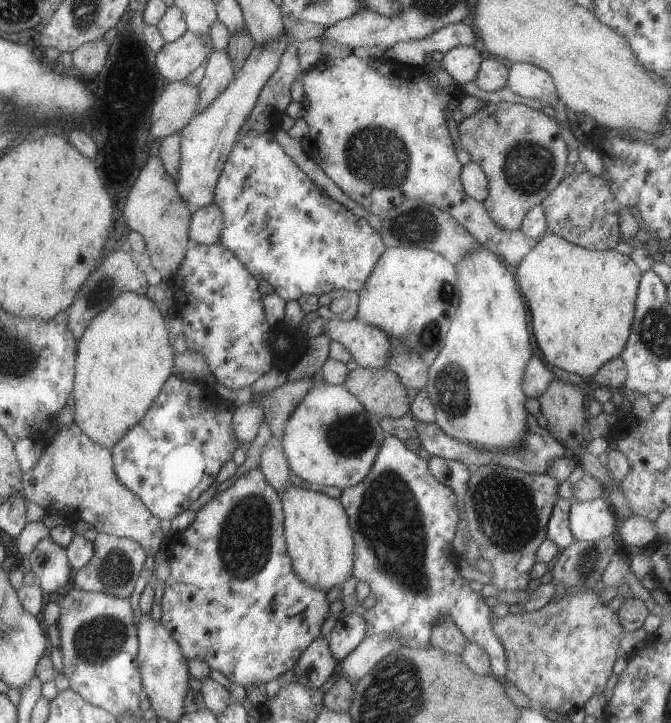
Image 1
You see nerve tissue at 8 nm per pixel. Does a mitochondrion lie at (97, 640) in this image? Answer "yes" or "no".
yes

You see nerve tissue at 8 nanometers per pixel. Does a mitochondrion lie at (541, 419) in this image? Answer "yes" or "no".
no

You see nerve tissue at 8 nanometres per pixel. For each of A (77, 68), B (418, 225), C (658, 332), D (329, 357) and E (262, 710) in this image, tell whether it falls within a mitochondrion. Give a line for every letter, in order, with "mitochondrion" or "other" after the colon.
A: other
B: mitochondrion
C: mitochondrion
D: other
E: other

